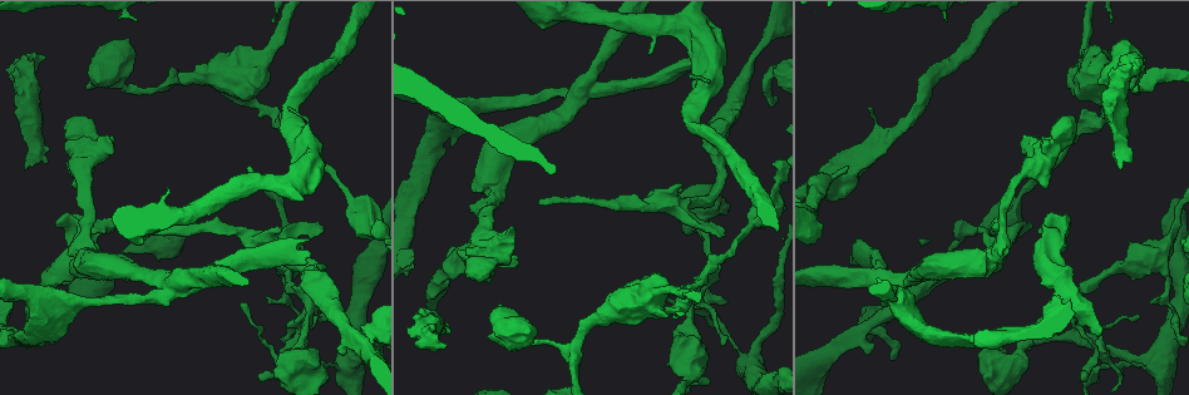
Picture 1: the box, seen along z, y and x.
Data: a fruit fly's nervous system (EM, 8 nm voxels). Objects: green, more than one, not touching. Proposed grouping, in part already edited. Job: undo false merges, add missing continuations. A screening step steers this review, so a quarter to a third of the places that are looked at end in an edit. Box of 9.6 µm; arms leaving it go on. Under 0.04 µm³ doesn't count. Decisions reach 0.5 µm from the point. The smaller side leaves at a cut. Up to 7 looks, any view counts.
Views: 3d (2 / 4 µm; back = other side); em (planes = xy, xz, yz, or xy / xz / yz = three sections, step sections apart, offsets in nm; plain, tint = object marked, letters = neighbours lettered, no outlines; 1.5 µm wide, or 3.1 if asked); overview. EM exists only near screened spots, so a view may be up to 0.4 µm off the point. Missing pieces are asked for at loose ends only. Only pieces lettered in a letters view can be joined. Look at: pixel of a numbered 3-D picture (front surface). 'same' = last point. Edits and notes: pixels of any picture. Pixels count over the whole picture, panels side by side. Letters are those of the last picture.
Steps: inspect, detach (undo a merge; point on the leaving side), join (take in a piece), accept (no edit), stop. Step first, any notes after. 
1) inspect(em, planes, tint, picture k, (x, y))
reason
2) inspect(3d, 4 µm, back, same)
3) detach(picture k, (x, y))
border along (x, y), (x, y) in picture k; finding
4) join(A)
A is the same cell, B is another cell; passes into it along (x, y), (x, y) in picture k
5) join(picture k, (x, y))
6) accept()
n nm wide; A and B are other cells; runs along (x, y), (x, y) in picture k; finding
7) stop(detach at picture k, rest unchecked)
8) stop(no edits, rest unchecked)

inspect(3d, 2 µm, picture 1, (1073, 120))
stops while still wide

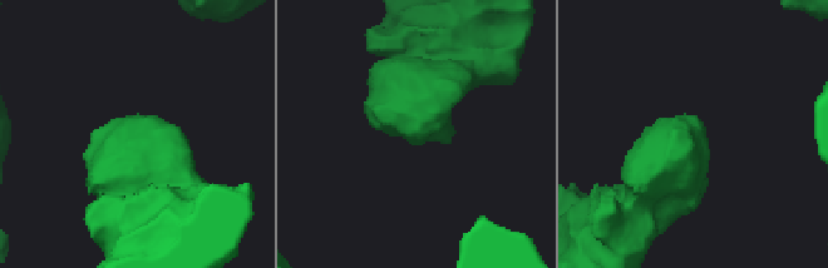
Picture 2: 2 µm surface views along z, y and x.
inspect(em, xz, step 8, letters, picture 2, (420, 142))

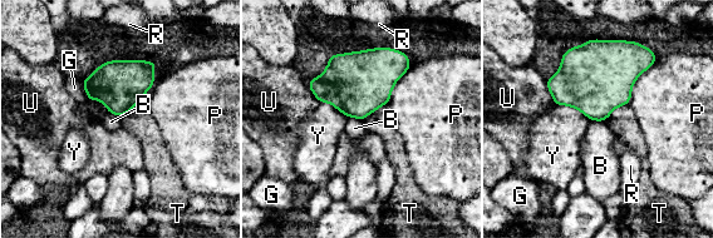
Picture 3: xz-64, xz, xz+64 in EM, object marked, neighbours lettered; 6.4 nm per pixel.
inspect(em, planes, letters, same)

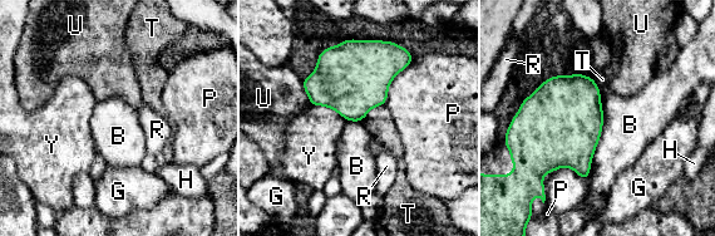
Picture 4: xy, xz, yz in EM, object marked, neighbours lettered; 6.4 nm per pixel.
accept()
B, G, H, P, R, T, U and Y are other cells; border along (602, 104), (602, 132), (586, 180) in picture 4; no lettered piece goes on from it

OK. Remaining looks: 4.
inspect(3d, 4 µm, picture 1, (444, 275))
calibre changes

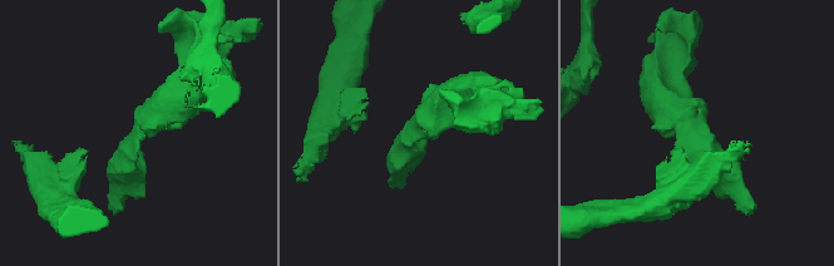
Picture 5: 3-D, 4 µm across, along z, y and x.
inspect(em, xz, step 4, tint, picture 5, (699, 138))
arms of 300, 480 nm

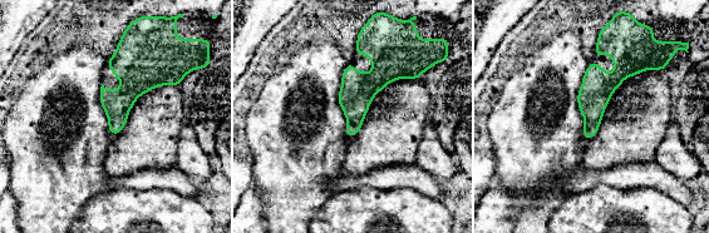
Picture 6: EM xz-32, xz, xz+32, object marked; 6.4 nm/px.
inspect(em, planes, letters, same)
another direction

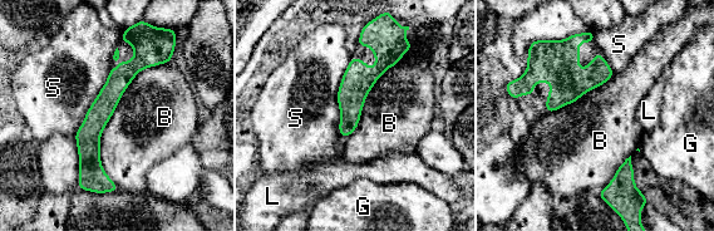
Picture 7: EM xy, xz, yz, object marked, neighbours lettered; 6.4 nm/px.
accept()
150 nm wide; B, G, L and S are other cells; border along (351, 58), (336, 96), (343, 138) in picture 7; all the same neuron

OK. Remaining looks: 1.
stop(no edits, rest unchecked)

